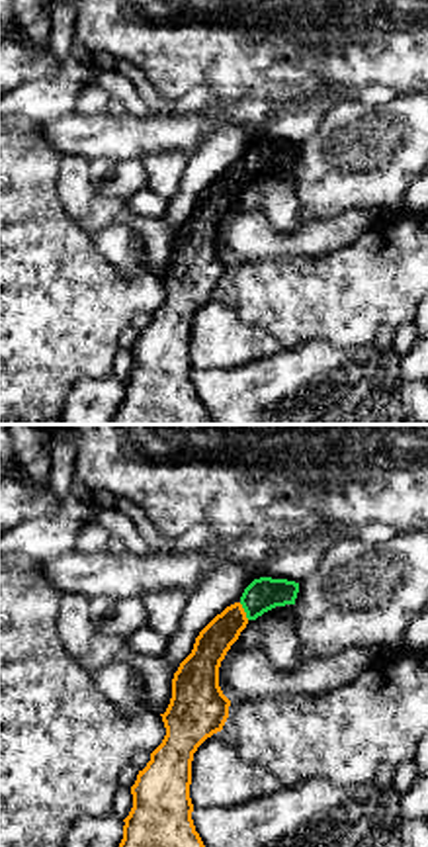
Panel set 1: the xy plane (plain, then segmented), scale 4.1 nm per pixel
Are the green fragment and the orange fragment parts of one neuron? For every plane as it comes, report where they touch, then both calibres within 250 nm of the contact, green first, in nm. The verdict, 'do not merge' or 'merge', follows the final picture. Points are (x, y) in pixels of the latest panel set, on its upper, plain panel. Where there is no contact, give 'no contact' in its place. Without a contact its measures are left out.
(245, 173) | 140/140 nm

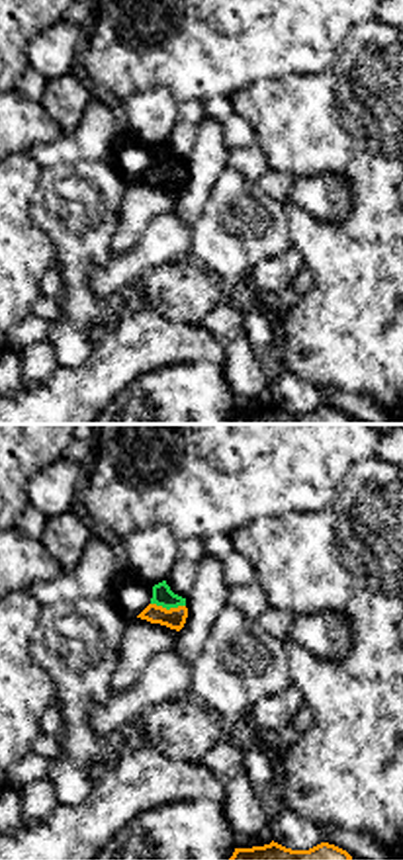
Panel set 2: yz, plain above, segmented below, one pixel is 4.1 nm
(169, 171) | 80/90 nm

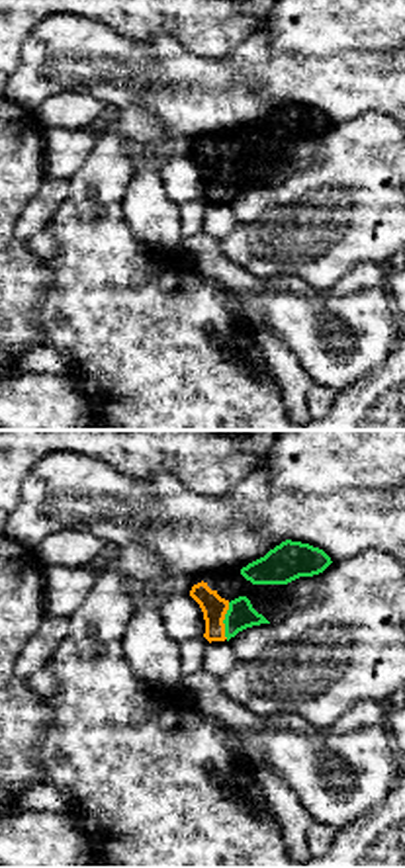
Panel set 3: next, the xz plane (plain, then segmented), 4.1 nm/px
(224, 182) | 120/100 nm

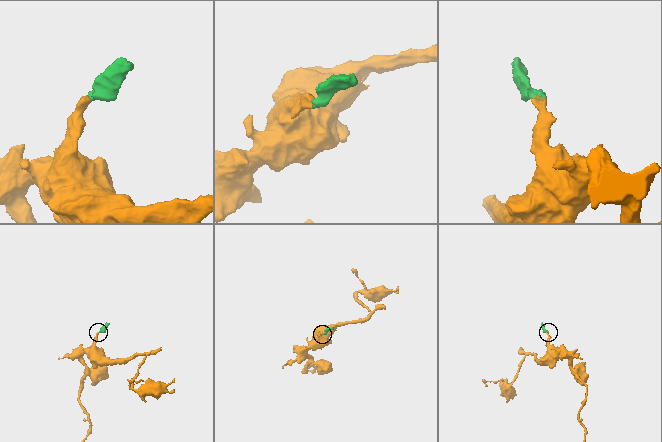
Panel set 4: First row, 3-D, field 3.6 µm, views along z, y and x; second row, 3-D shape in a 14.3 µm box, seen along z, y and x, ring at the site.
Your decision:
merge

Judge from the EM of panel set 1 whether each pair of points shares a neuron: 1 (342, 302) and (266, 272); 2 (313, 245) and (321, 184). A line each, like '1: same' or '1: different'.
1: same
2: different

